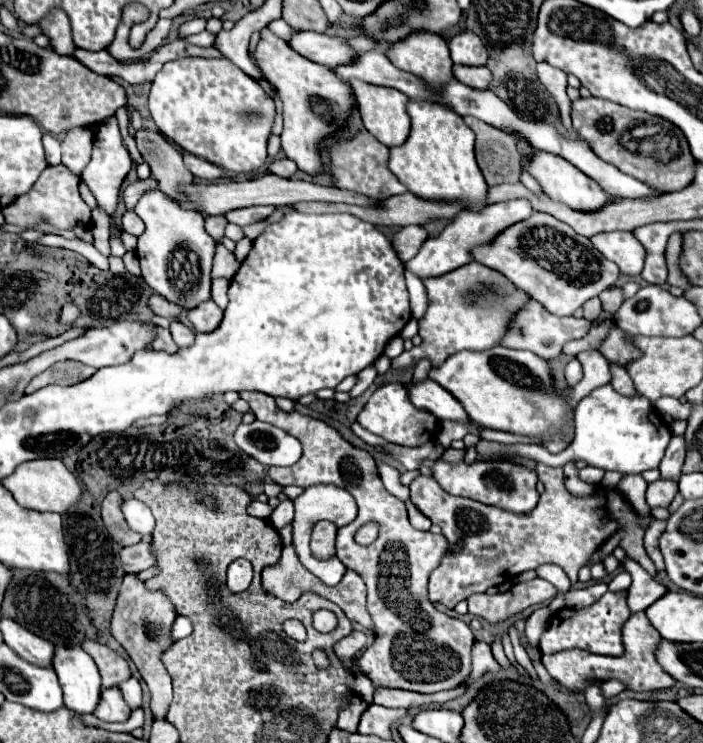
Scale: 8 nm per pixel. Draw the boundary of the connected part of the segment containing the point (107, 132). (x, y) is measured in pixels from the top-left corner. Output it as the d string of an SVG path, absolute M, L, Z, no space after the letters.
M108 118L106 122L102 122L102 126L98 128L96 136L94 136L94 152L92 152L92 160L90 164L86 166L86 170L82 172L82 180L88 184L90 192L94 194L94 198L98 200L98 204L108 212L112 214L116 210L116 204L118 204L118 196L120 196L120 184L122 180L126 178L128 170L132 168L132 160L130 160L130 154L124 146L124 140L120 136L120 130L118 130L118 124L116 124L116 118Z

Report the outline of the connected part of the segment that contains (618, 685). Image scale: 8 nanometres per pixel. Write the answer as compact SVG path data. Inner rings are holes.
M608 680L608 682L602 682L602 684L600 684L600 690L602 690L604 700L614 698L614 696L620 694L624 688L626 688L626 686L624 686L622 682L618 682L618 680Z

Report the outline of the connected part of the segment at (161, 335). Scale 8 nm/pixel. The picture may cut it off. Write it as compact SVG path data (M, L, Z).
M146 324L154 330L154 342L152 342L152 348L156 350L166 350L166 352L174 352L178 350L178 346L174 344L172 336L170 336L170 330L168 328L162 328L162 326L156 326L156 324Z

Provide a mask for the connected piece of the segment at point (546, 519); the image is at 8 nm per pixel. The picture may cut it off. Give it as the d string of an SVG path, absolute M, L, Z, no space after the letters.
M538 464L536 472L546 490L530 514L510 514L470 498L450 496L430 476L418 476L412 480L410 500L422 514L432 520L432 524L442 528L442 534L450 542L450 552L430 574L428 590L432 602L442 602L446 608L454 608L460 600L472 596L474 592L486 592L486 588L500 586L520 572L534 570L546 562L558 564L572 580L572 584L576 584L580 566L584 566L590 560L592 552L618 528L626 528L626 536L620 540L624 552L640 562L652 576L656 574L656 568L642 546L644 528L650 518L638 522L636 514L630 510L630 504L622 494L610 488L598 488L590 498L574 498L564 486L562 468L548 468Z

